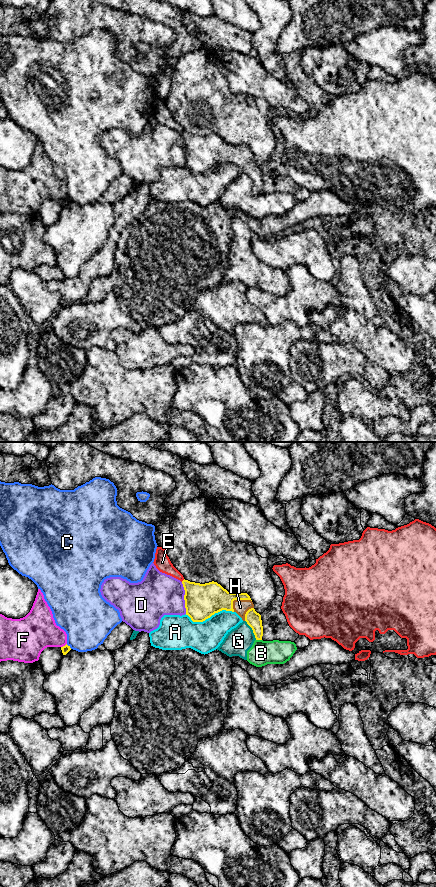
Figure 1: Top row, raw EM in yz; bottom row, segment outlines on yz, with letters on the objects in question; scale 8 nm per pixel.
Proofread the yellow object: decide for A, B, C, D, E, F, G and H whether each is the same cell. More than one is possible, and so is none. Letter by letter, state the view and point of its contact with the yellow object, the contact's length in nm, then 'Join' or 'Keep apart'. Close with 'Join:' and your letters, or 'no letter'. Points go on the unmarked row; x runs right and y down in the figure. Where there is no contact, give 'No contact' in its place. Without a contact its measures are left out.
A: Touches yellow at yz (209, 169). Shared border 400 nm. Keep apart
B: Touches yellow at yz (259, 191). Shared border 50 nm. Keep apart
C: Touches yellow at yz (69, 198). Shared border 60 nm. Keep apart
D: Touches yellow at yz (184, 150). Shared border 260 nm. Keep apart
E: Touches yellow at yz (183, 132). Shared border 40 nm. Keep apart
F: Touches yellow at yz (63, 198). Shared border 60 nm. Keep apart
G: Touches yellow at yz (252, 181). Shared border 180 nm. Keep apart
H: Touches yellow at yz (237, 150). Shared border 180 nm. Join
Join: H

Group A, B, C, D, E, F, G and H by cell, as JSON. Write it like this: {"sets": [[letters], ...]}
{"sets": [["A"], ["B", "G"], ["C"], ["D"], ["E"], ["F"], ["H"]]}

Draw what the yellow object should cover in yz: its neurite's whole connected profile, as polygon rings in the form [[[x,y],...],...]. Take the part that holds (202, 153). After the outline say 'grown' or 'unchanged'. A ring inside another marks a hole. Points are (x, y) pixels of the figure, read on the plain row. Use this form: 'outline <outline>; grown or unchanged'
outline [[[184,131],[182,136],[185,142],[184,152],[186,167],[188,167],[193,174],[203,174],[222,162],[236,164],[242,172],[246,173],[252,180],[256,192],[262,192],[263,178],[261,167],[255,163],[254,156],[247,145],[228,144],[220,136],[214,133],[200,136]]]; grown

